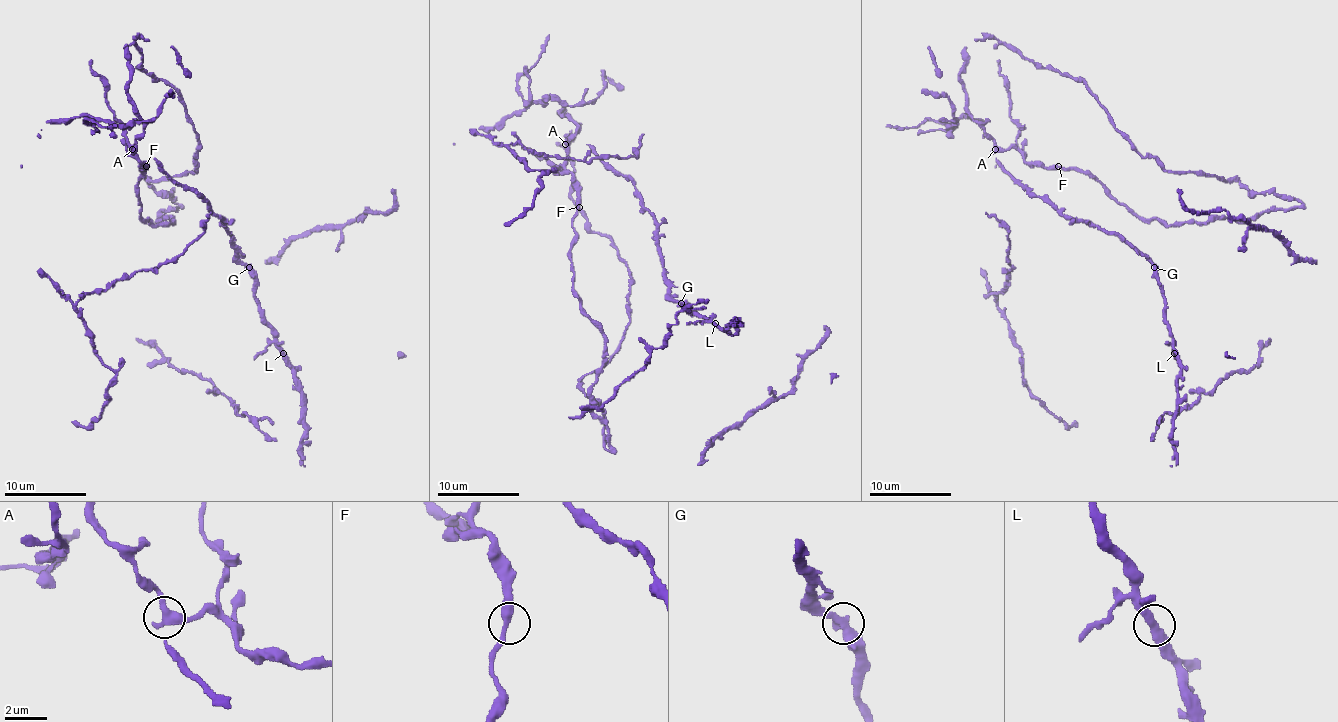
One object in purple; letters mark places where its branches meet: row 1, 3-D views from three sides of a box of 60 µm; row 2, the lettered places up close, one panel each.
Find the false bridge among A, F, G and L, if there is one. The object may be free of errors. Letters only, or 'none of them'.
none of them

